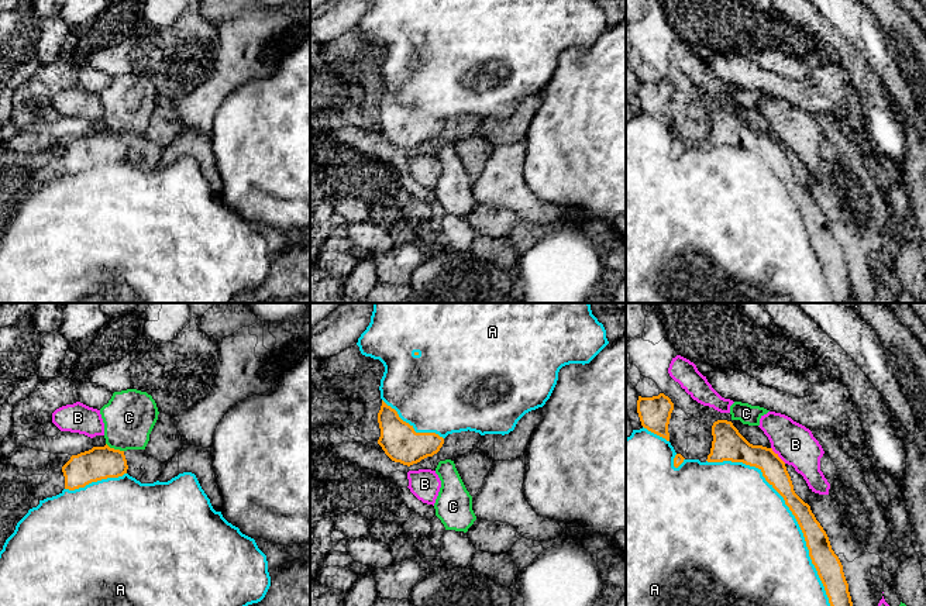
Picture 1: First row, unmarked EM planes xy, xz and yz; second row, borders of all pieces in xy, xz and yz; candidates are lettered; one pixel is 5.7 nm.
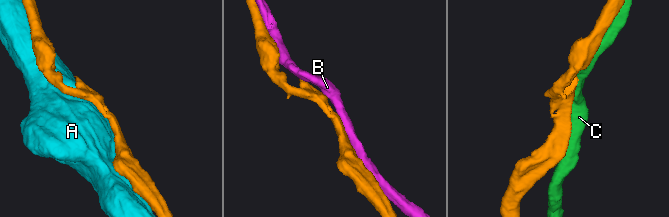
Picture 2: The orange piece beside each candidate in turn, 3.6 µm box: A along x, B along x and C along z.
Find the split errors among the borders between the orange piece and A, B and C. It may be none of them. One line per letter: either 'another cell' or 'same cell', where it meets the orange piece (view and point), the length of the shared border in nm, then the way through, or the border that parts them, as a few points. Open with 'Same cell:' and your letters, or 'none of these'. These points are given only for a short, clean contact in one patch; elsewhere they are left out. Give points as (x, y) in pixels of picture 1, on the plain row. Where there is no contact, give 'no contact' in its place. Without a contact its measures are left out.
Same cell: none of these
A: another cell; meets orange in yz at (795, 202); contact 1150 nm long
B: another cell; meets orange in yz at (777, 140); contact 130 nm long
C: another cell; meets orange in xy at (113, 133); contact 120 nm long

